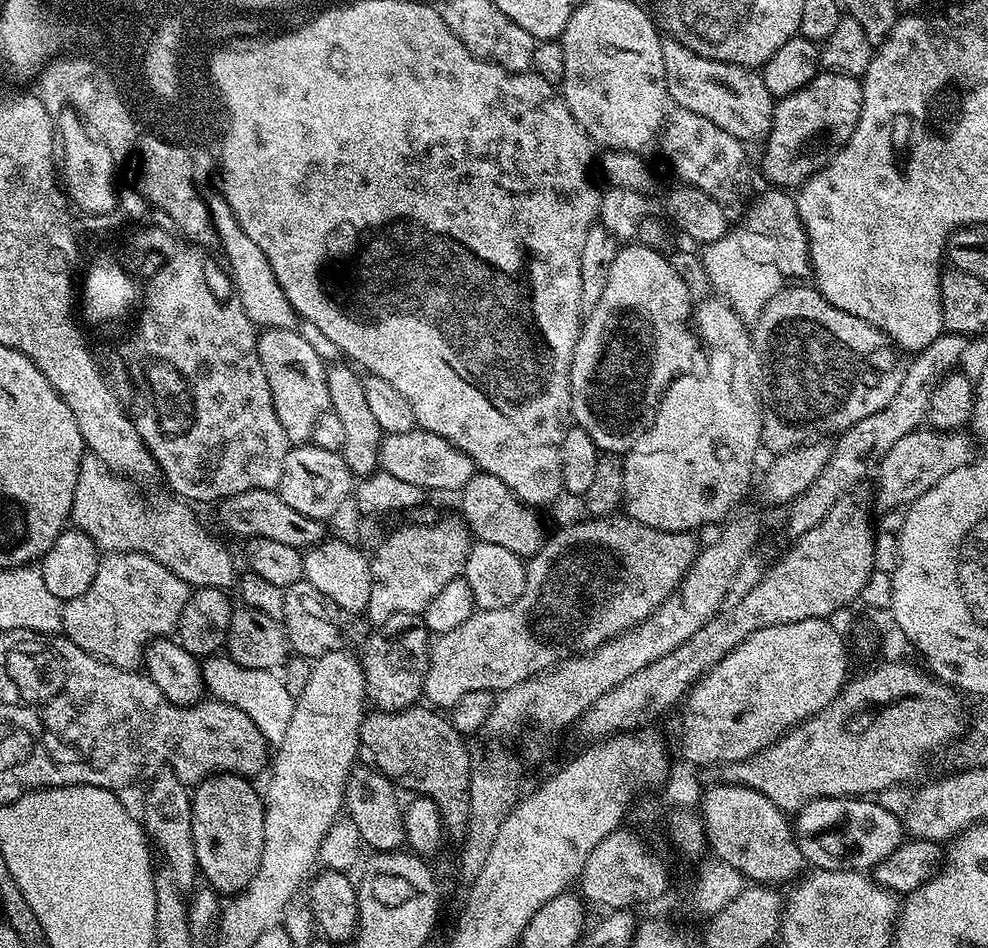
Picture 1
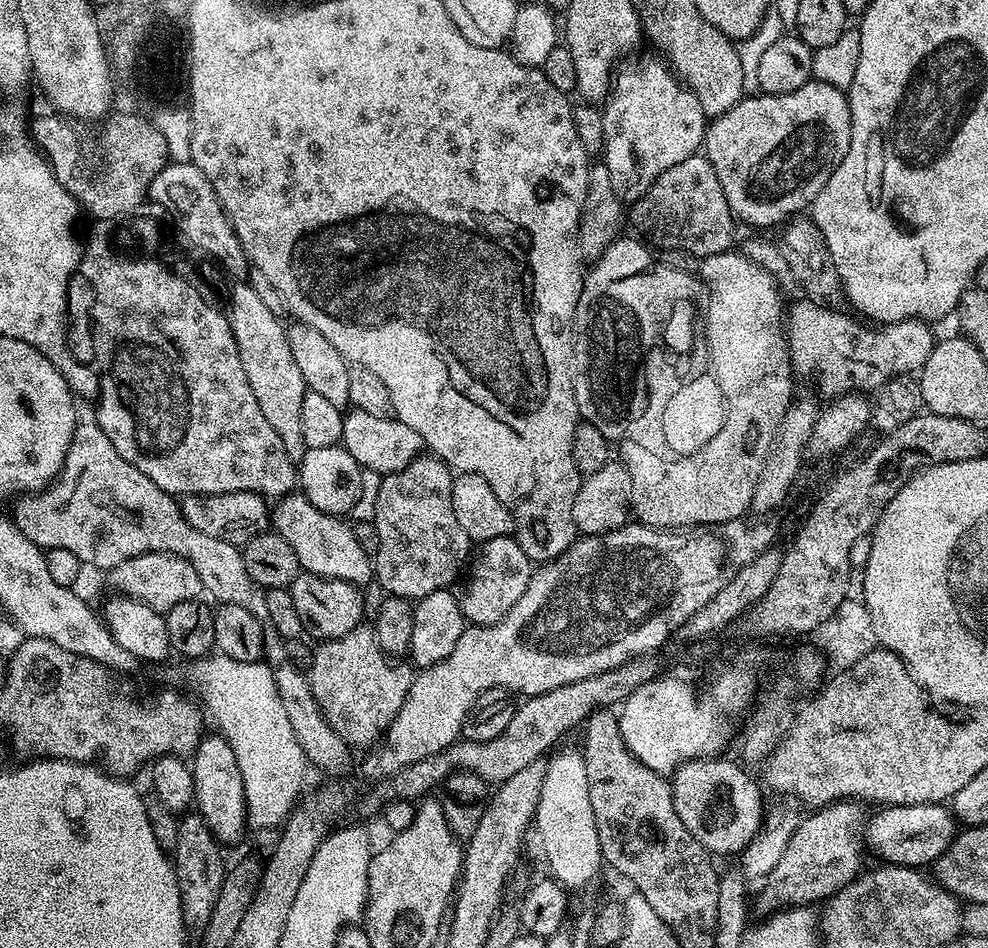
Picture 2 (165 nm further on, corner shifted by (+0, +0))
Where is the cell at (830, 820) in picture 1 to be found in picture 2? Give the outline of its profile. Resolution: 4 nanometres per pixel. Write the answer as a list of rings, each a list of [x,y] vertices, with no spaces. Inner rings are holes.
[[[894,804],[881,807],[879,811],[877,816],[869,815],[866,820],[867,851],[881,856],[885,865],[931,865],[952,844],[952,838],[958,831],[953,813],[944,804]]]

